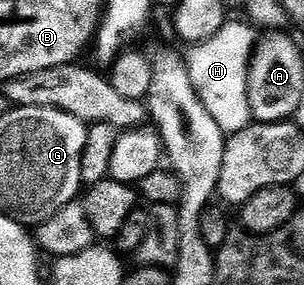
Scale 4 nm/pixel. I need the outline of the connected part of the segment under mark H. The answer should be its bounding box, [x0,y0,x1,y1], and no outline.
[186,21,258,136]

